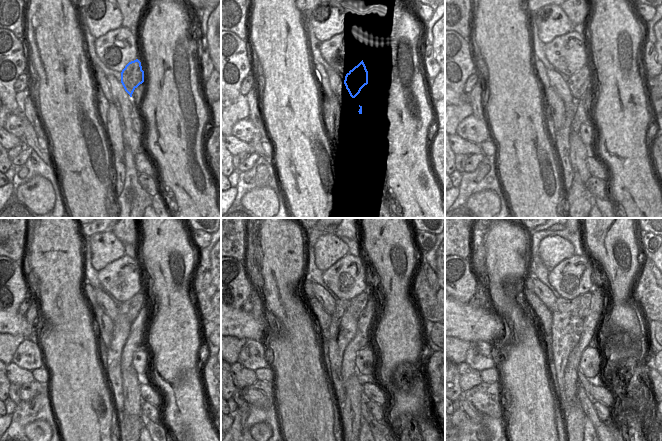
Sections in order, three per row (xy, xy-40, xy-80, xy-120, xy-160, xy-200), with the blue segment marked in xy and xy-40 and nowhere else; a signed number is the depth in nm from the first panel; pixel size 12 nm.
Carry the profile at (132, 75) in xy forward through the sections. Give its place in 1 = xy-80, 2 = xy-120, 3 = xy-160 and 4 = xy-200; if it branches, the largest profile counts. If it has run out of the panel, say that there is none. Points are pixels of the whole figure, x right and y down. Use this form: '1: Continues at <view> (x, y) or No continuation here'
1: Continues at xy-80 (578, 83)
2: Continues at xy-120 (135, 310)
3: Continues at xy-160 (363, 307)
4: Continues at xy-200 (592, 304)

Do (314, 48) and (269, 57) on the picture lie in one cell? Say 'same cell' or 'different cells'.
different cells

